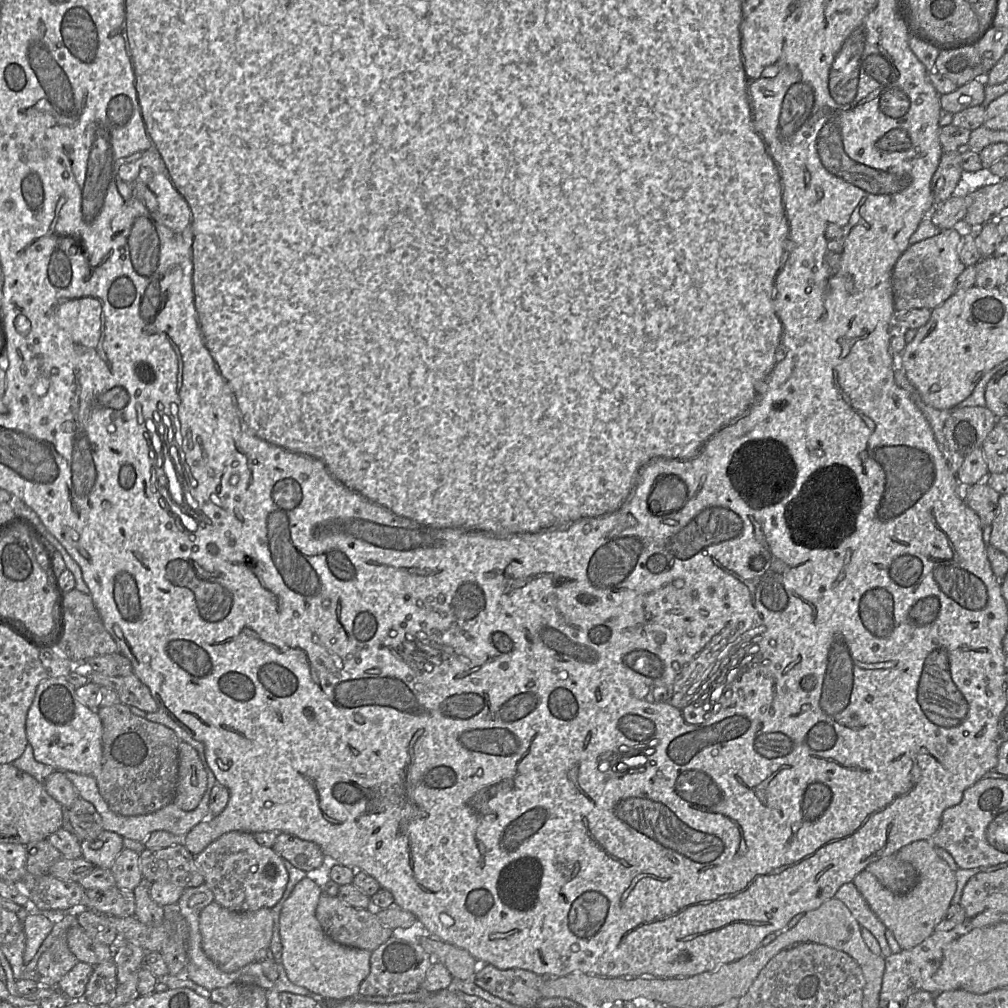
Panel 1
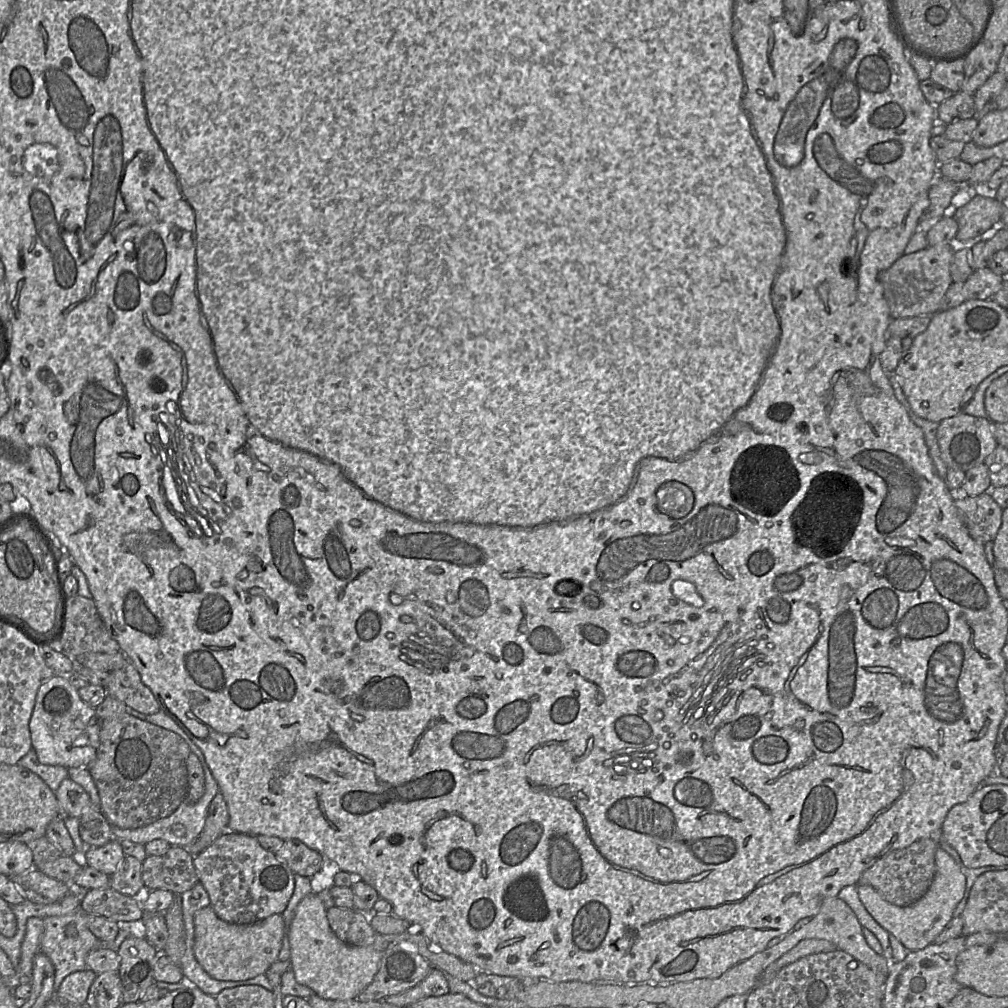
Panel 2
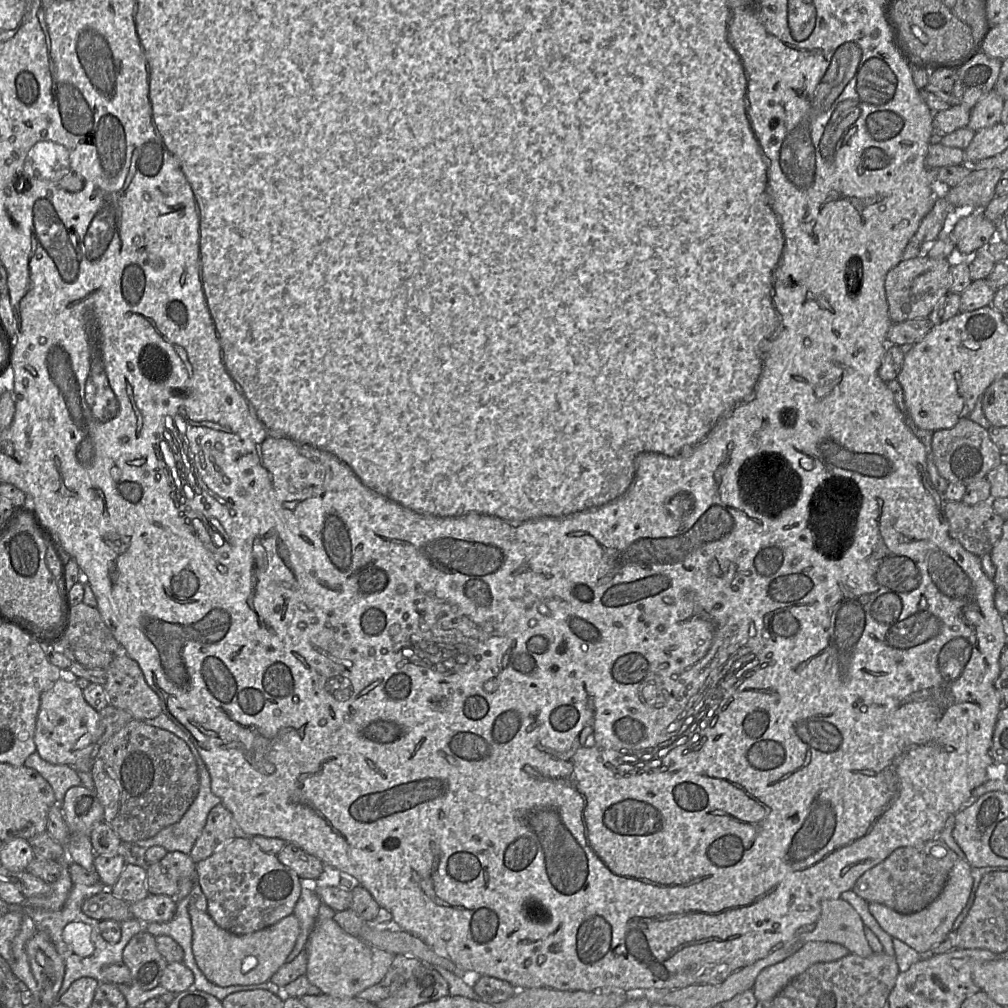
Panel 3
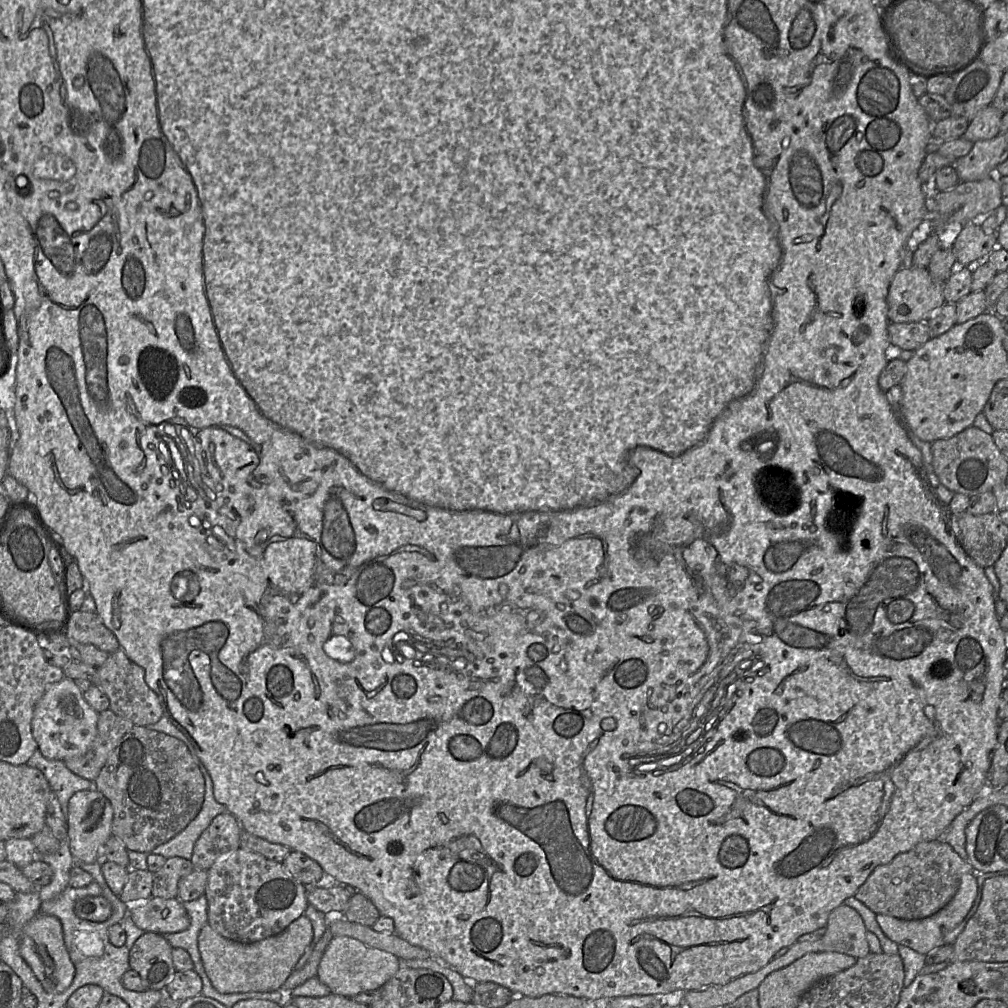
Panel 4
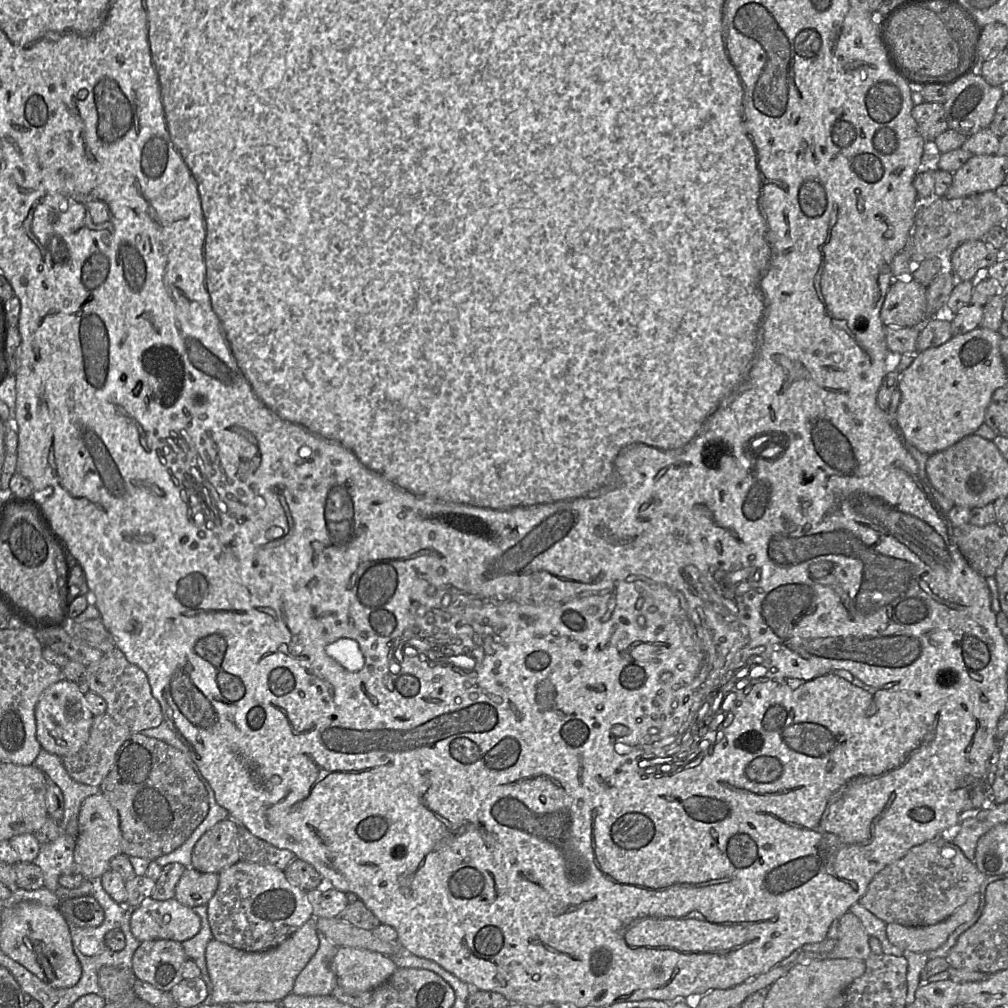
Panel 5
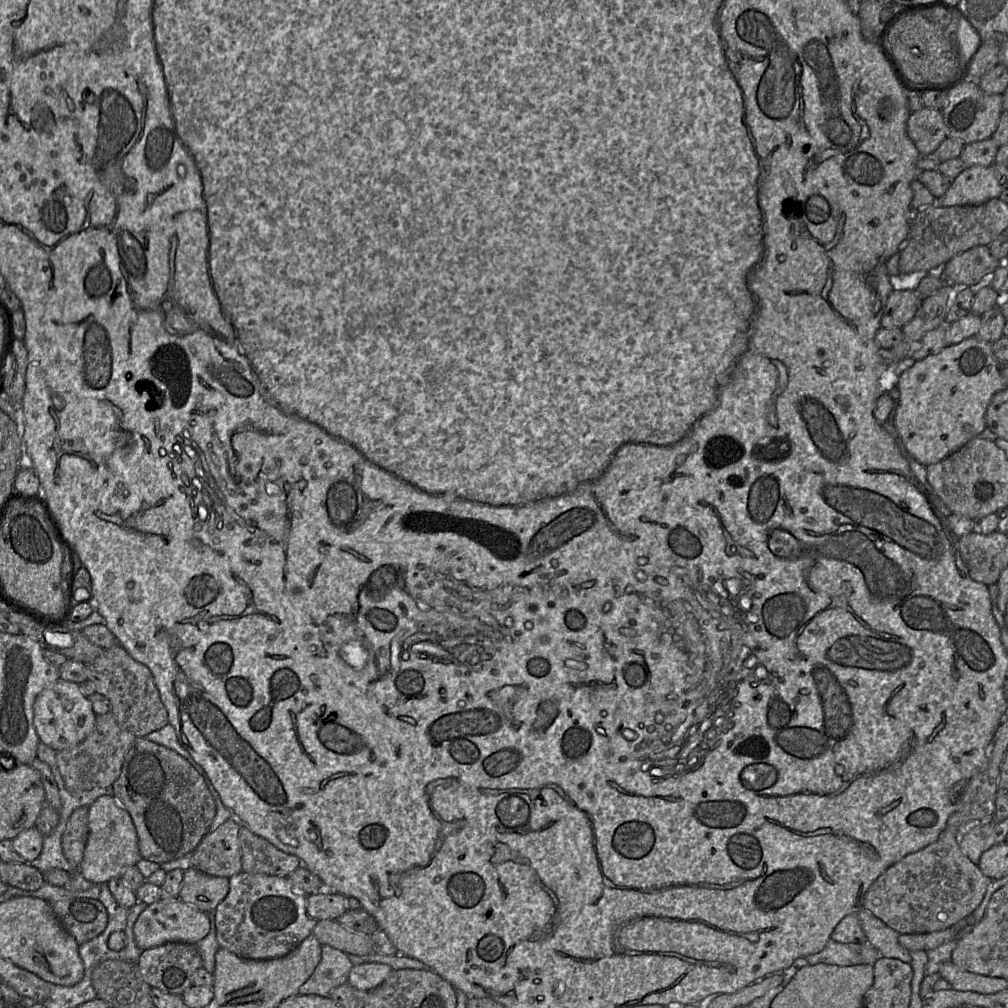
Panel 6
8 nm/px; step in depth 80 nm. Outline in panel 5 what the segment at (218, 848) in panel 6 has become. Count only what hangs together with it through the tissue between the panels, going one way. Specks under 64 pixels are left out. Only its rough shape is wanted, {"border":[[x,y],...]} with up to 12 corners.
{"border":[[232,815],[195,844],[191,866],[217,873],[241,860]]}

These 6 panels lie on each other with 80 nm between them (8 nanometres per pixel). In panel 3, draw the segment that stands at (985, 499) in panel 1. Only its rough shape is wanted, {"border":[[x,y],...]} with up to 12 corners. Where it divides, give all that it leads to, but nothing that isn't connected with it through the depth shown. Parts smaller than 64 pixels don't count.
{"border":[[991,500],[946,501],[950,536],[991,554],[1005,522]]}

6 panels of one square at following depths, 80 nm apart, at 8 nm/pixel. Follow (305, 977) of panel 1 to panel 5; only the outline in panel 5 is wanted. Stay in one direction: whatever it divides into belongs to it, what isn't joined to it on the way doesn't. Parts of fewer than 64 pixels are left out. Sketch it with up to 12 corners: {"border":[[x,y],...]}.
{"border":[[338,947],[338,987],[373,991],[397,968],[391,957]]}

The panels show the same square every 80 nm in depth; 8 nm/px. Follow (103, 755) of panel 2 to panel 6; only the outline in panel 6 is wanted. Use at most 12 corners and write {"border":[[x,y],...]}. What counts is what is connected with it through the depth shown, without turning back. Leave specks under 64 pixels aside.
{"border":[[137,737],[112,796],[143,859],[192,855],[216,805],[174,750]]}

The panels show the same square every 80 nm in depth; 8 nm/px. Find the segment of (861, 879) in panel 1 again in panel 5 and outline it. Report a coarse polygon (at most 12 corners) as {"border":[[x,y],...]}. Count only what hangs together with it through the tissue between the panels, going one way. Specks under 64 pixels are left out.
{"border":[[976,893],[930,926],[888,923],[887,938],[903,951],[929,953],[972,919]]}

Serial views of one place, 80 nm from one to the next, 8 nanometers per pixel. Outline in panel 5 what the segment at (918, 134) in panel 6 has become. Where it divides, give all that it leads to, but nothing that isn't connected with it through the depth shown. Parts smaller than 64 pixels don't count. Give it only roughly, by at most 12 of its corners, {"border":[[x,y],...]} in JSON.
{"border":[[923,102],[912,116],[928,144],[948,129],[943,104]]}

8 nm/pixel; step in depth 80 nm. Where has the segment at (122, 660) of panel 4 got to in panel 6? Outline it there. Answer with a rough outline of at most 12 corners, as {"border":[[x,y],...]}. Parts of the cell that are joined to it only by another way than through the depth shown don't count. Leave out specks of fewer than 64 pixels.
{"border":[[121,645],[86,664],[122,729],[169,723],[150,670]]}

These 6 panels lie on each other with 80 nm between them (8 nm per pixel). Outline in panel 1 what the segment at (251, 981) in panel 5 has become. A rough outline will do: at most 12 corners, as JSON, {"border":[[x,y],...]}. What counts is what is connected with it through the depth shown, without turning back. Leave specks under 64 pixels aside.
{"border":[[213,901],[199,915],[201,946],[223,972],[268,949],[269,908],[234,912]]}

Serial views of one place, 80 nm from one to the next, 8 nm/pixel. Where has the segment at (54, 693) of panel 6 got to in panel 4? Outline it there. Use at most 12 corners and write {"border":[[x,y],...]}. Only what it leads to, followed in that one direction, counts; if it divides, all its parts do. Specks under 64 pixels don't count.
{"border":[[74,680],[47,687],[31,722],[38,750],[87,752],[98,714]]}

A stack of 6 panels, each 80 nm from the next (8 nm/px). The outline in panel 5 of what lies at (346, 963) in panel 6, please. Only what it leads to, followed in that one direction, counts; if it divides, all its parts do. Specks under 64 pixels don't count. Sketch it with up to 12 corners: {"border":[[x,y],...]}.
{"border":[[317,932],[319,947],[297,976],[292,994],[330,995],[338,987],[338,947]]}

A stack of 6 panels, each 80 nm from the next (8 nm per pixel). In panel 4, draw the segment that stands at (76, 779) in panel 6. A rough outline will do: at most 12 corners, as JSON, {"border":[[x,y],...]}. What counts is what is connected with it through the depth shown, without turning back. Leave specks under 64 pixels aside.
{"border":[[110,709],[99,712],[97,735],[81,756],[63,761],[95,781],[133,726]]}

